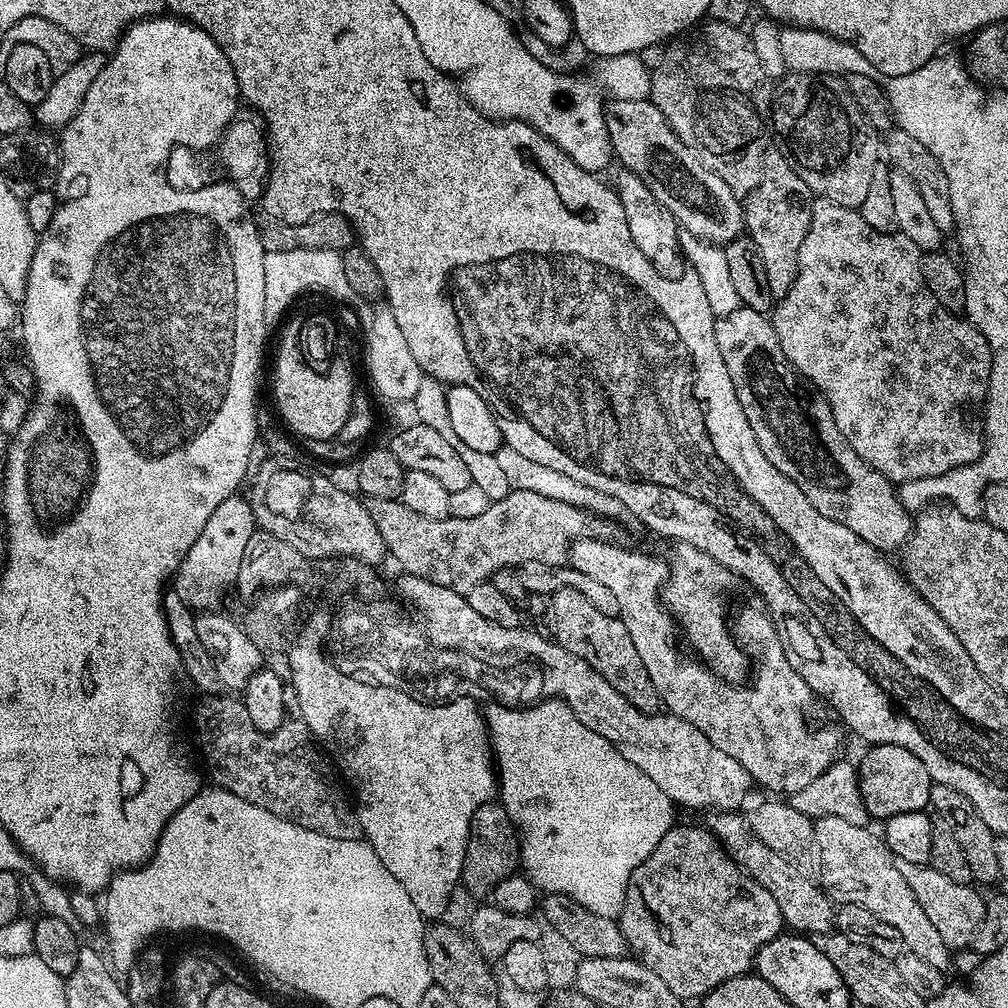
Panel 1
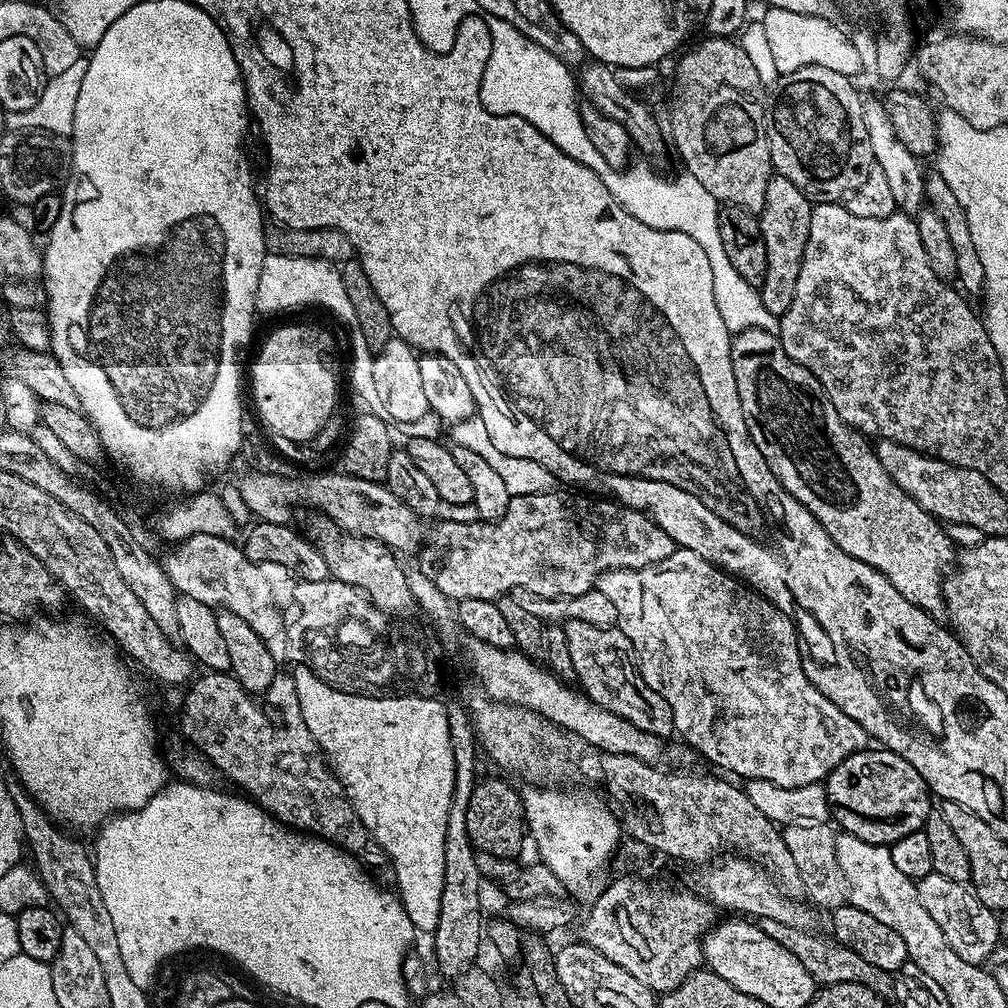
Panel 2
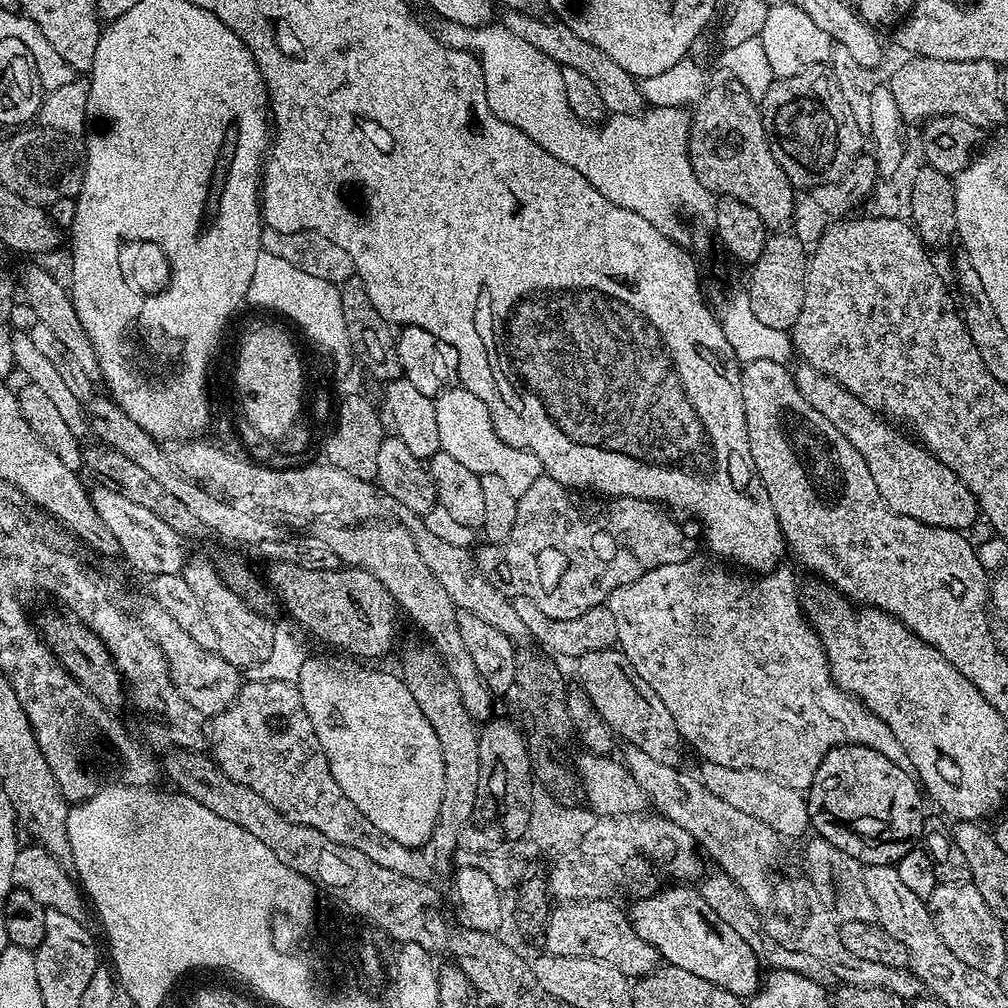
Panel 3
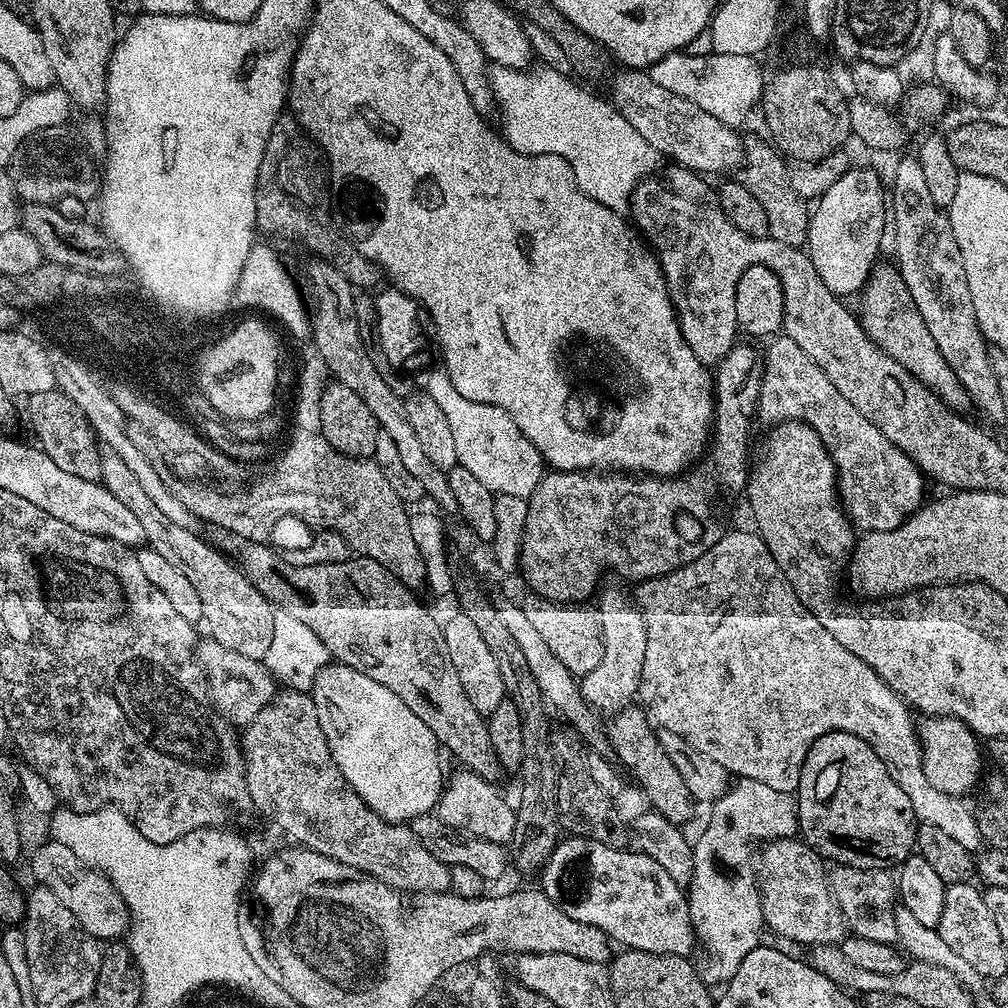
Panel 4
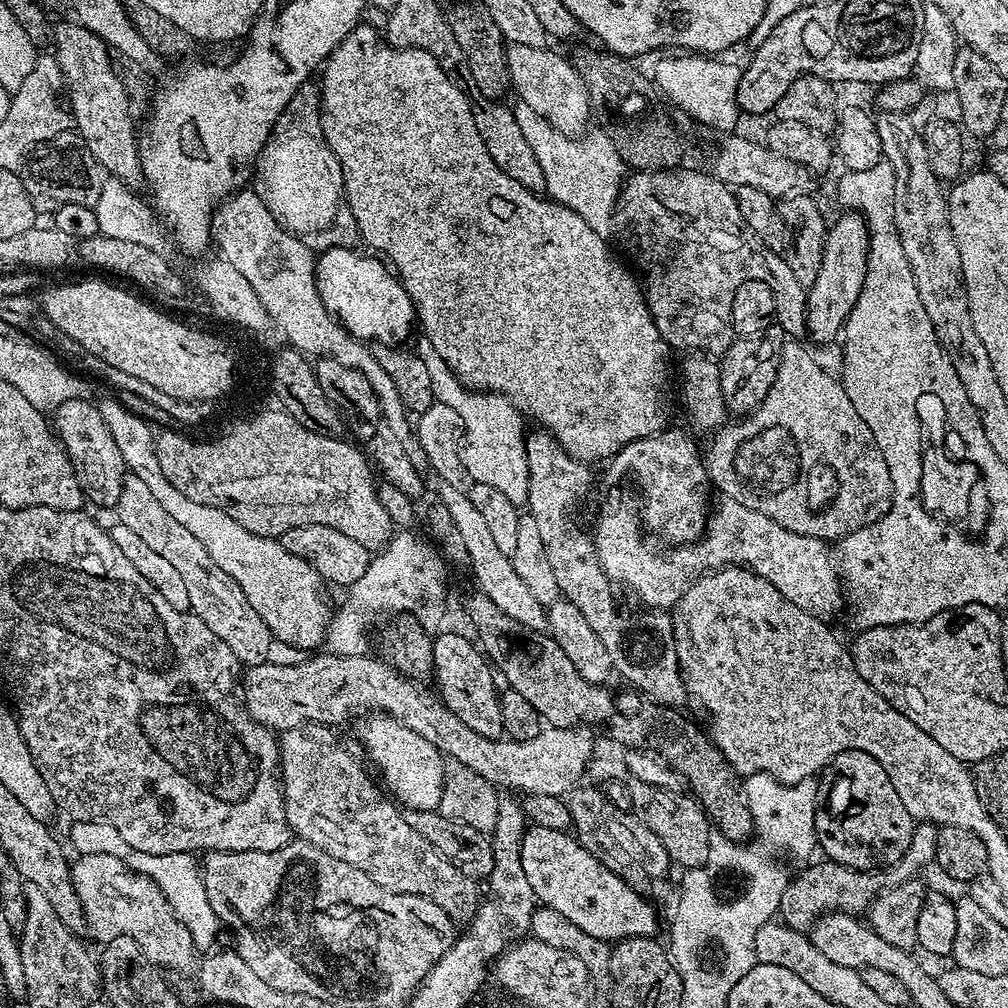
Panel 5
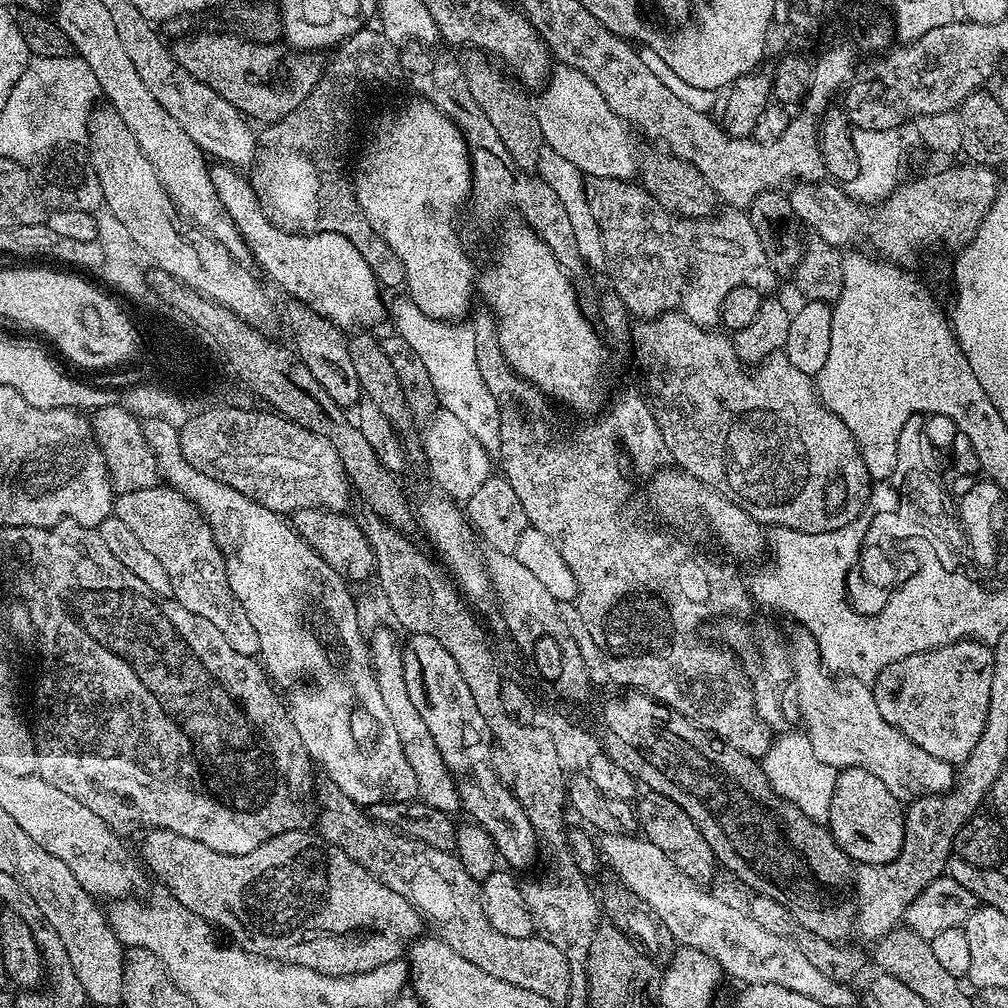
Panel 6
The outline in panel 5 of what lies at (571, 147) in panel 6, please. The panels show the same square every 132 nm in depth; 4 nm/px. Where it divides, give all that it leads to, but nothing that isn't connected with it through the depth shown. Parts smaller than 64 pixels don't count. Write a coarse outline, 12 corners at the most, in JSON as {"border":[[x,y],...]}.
{"border":[[508,44],[519,103],[566,136],[590,120],[567,55]]}

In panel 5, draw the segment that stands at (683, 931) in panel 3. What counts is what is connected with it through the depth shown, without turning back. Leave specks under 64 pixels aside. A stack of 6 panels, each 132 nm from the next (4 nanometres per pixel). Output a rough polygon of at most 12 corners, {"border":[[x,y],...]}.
{"border":[[529,827],[537,901],[609,942],[655,937],[656,908],[568,832]]}

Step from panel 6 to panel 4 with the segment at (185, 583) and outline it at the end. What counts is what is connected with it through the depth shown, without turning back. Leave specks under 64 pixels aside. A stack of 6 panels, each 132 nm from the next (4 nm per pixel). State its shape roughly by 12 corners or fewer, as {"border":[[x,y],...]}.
{"border":[[126,462],[100,480],[142,522],[147,547],[198,590],[207,635],[263,661],[271,602],[219,548],[170,522]]}

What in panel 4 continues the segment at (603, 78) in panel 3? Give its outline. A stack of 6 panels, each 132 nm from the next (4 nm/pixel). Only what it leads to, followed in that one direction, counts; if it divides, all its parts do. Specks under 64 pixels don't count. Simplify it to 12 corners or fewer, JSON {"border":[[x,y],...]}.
{"border":[[629,67],[611,103],[661,157],[701,174],[741,165],[733,125]]}

